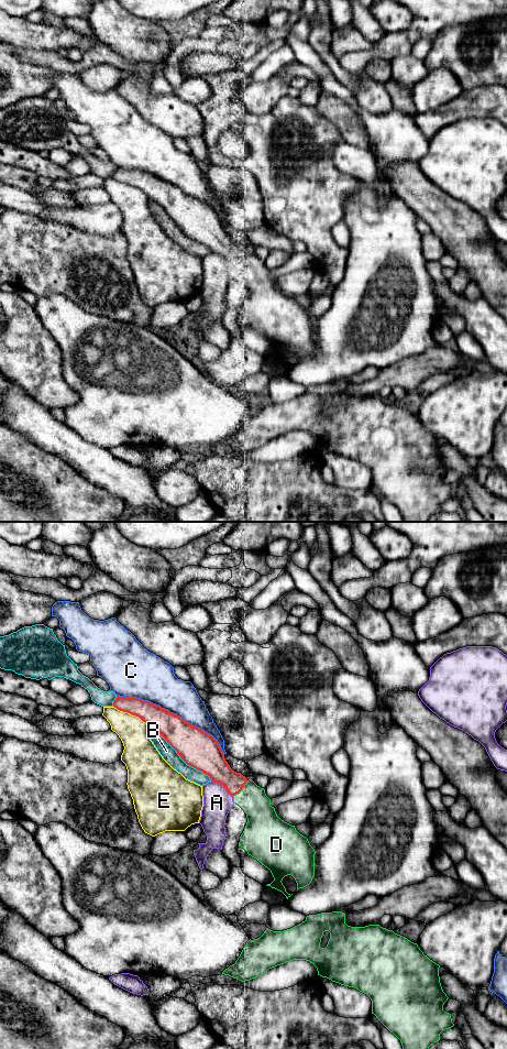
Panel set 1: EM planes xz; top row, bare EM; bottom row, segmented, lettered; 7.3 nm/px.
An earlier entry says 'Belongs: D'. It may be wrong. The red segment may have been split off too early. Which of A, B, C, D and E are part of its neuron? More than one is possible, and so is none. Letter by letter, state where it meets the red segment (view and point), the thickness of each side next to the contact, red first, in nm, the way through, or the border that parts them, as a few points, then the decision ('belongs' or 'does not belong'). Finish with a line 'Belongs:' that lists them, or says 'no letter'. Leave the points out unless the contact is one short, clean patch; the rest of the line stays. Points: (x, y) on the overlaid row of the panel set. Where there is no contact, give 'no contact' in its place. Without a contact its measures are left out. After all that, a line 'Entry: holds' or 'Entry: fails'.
A: contact xz (222, 785); calibres 240 and 200 nm; does not belong
B: contact xz (180, 757); calibres 280 and 100 nm; does not belong
C: contact xz (173, 713); calibres 240 and 280 nm; does not belong
D: contact xz (241, 789); calibres 170 and 220 nm; belongs
E: contact xz (132, 714); calibres 170 and 220 nm; does not belong
Belongs: D
Entry: holds

